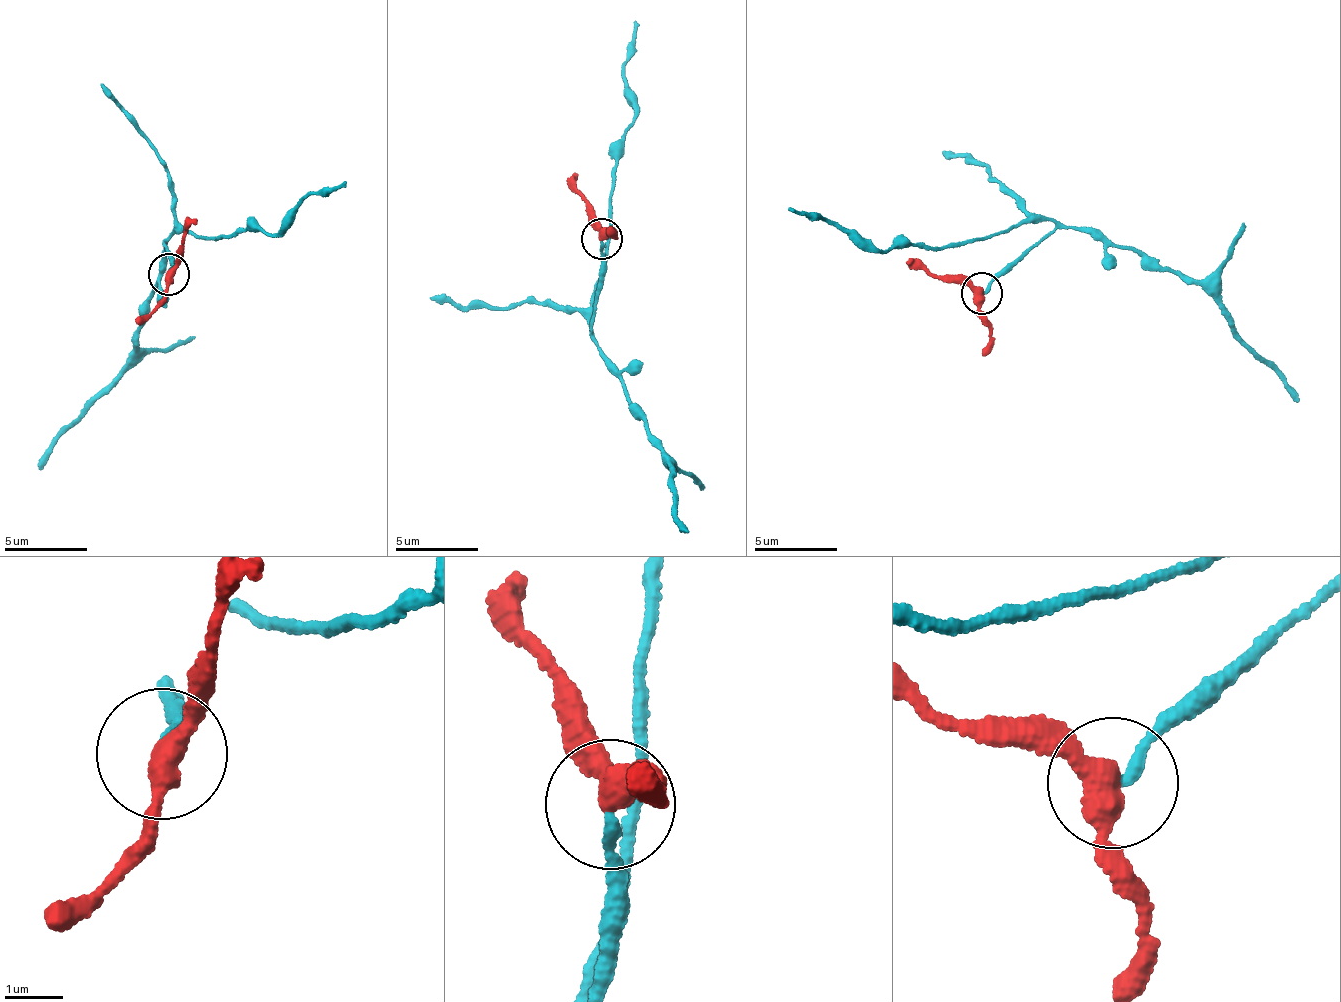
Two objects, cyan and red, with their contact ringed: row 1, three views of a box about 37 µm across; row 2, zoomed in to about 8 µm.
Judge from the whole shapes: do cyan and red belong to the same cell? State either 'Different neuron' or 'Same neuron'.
Different neuron

